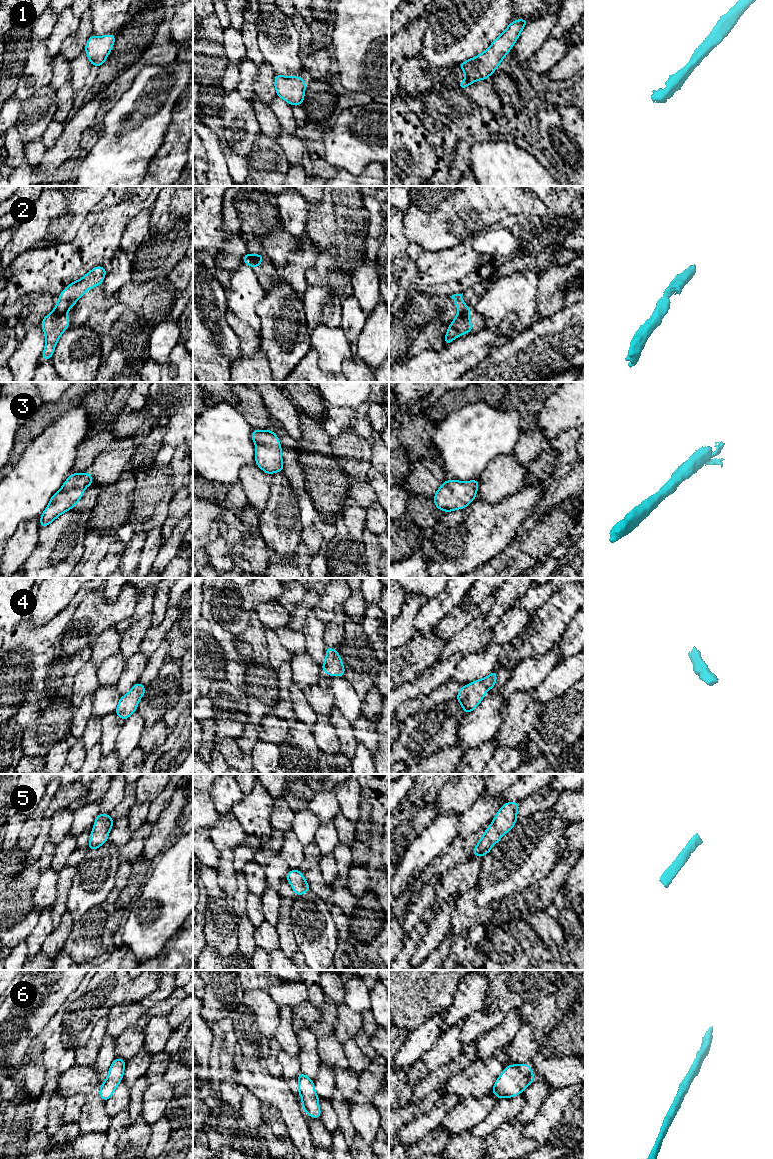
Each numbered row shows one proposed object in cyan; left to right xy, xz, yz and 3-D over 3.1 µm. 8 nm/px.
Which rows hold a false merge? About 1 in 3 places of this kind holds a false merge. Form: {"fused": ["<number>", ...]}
{"fused": ["2"]}

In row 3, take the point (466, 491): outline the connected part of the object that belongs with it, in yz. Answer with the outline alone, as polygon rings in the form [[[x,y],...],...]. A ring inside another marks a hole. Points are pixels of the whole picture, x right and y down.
[[[479,479],[465,482],[447,480],[436,491],[434,504],[436,508],[445,512],[464,509],[476,498],[478,485]]]

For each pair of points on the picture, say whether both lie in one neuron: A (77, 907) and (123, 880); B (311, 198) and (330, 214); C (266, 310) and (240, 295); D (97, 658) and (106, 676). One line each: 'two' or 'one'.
A: two
B: two
C: two
D: two

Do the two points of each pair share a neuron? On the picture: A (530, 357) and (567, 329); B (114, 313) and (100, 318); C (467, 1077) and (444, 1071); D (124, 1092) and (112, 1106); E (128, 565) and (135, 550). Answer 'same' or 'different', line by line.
A: same
B: same
C: different
D: same
E: same

